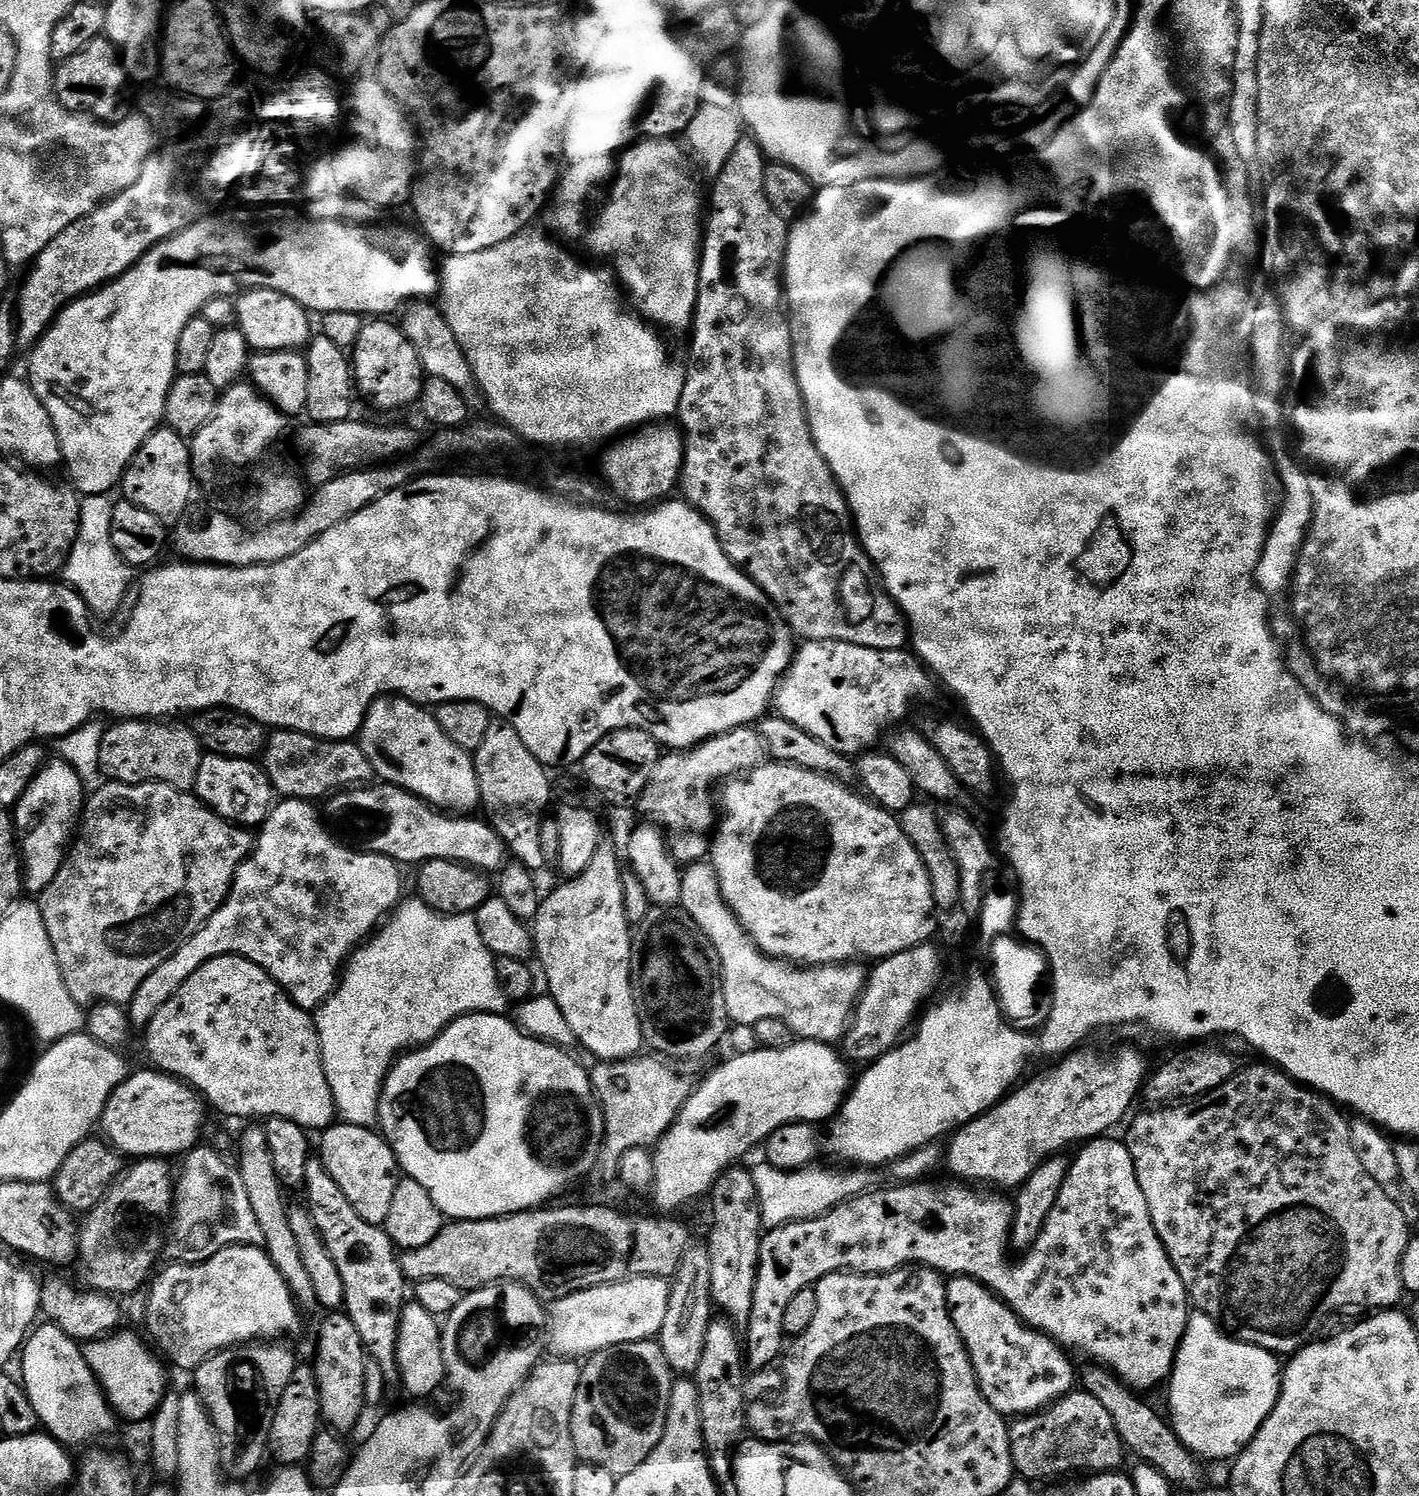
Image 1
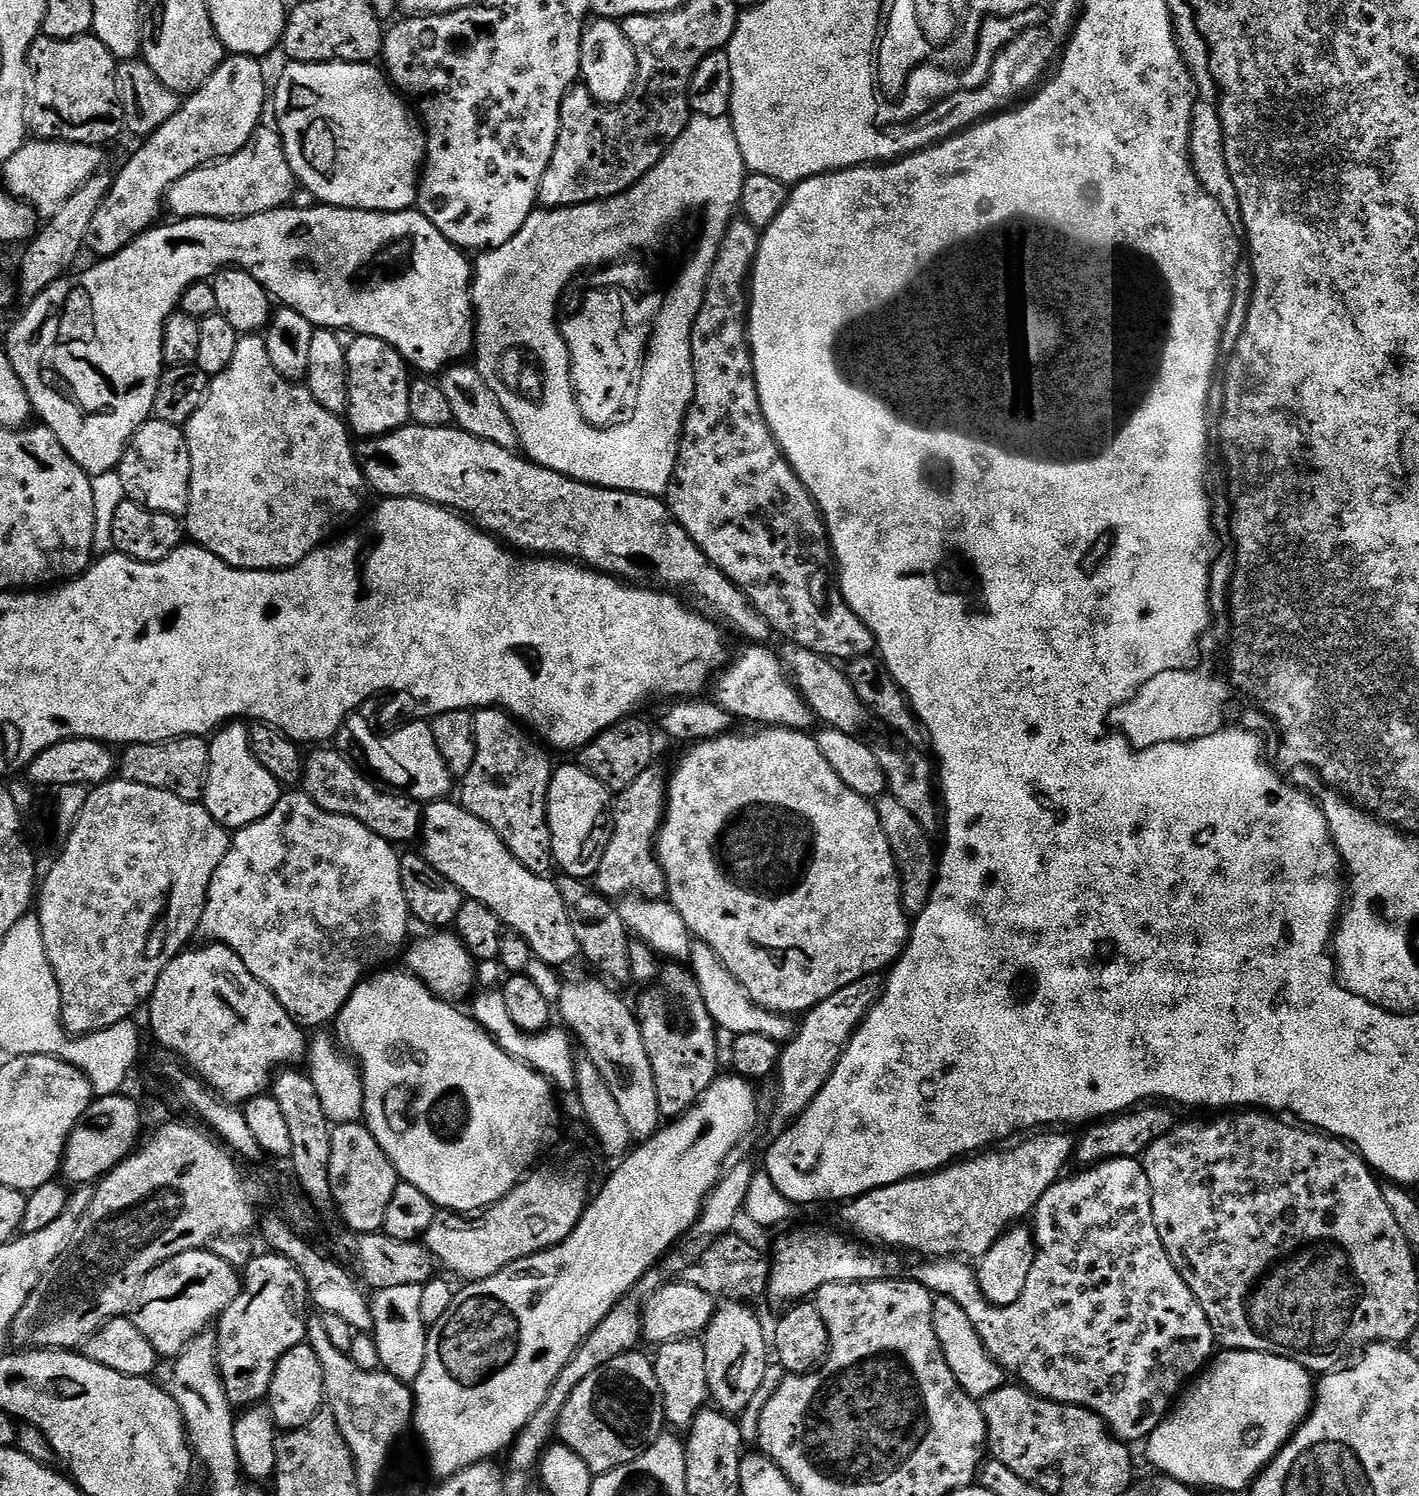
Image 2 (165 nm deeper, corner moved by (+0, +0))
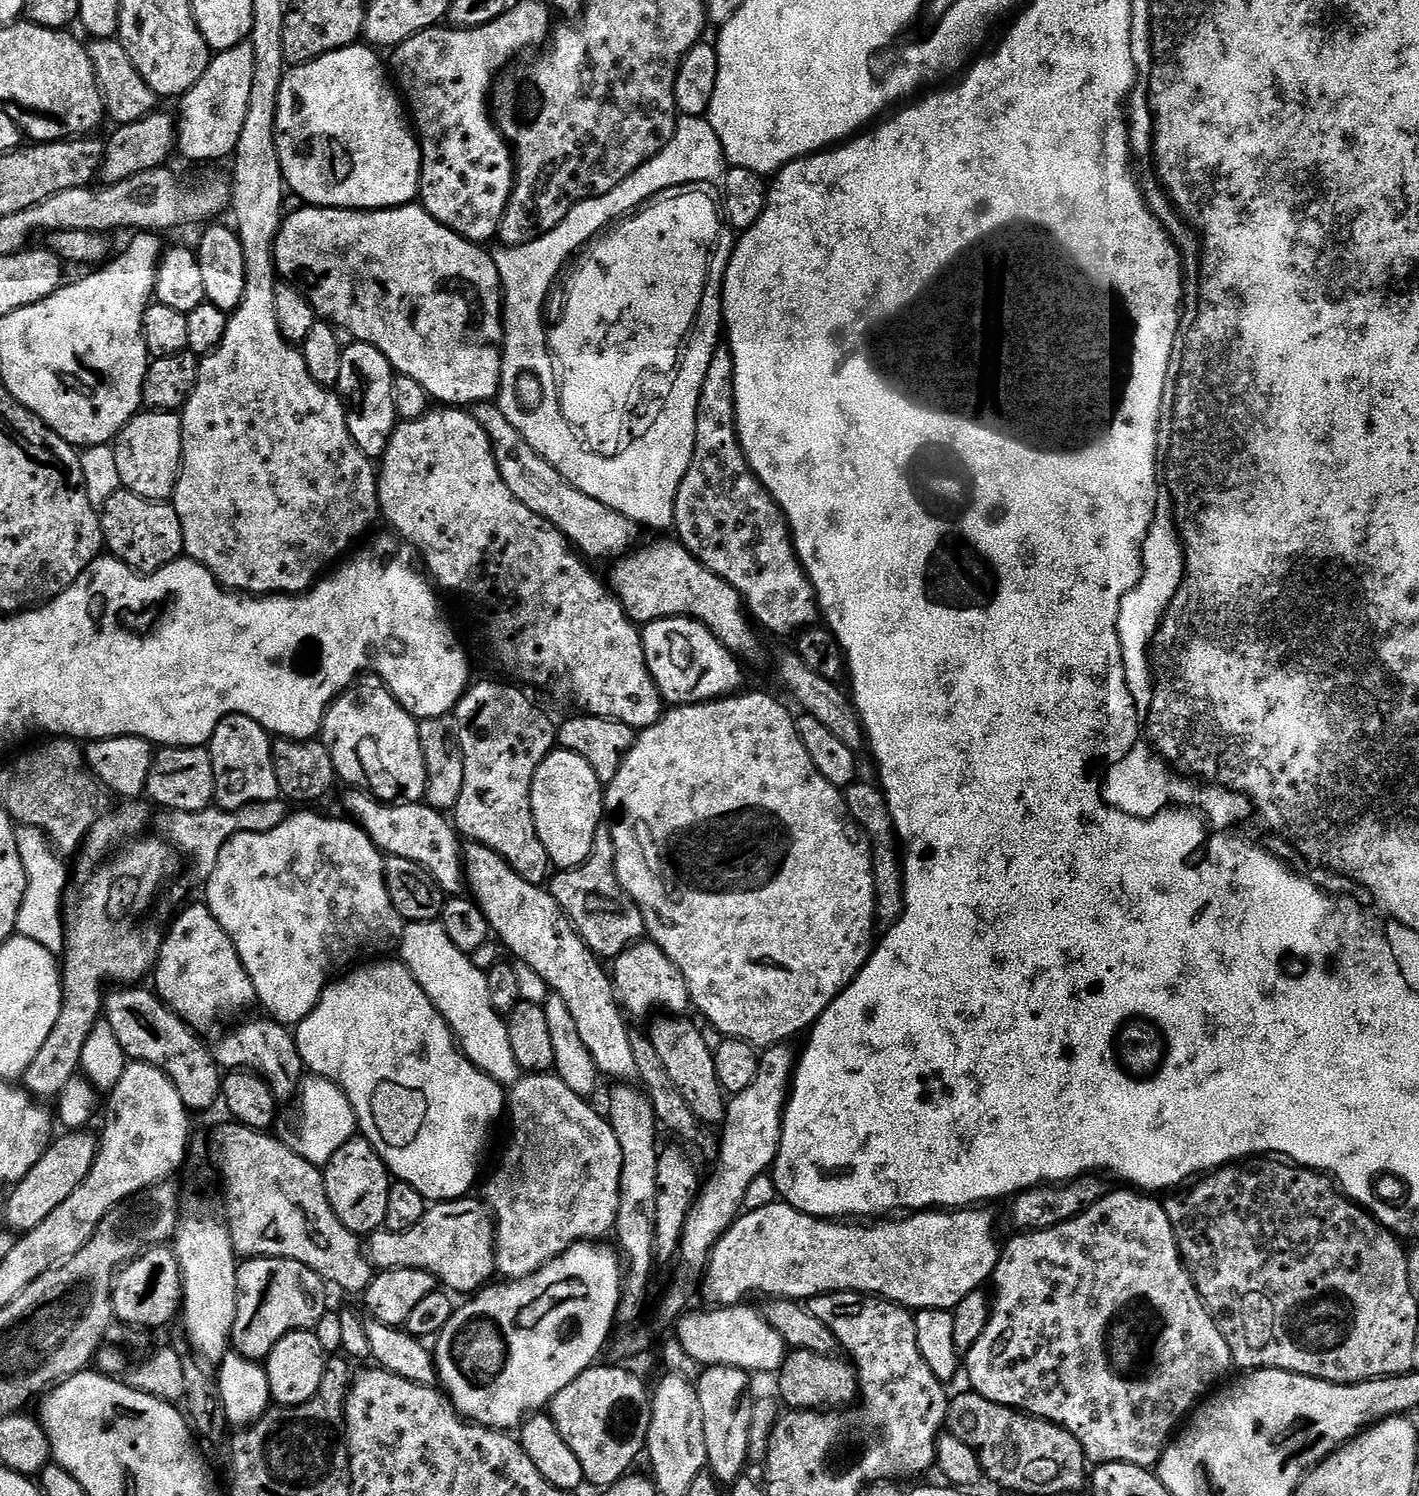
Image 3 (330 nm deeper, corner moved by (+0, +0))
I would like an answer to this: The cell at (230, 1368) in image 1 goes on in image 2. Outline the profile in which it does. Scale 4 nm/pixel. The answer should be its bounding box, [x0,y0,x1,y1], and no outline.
[216,1254,310,1410]

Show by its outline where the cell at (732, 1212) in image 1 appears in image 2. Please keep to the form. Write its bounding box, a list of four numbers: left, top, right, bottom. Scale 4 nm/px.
[702,1302,770,1418]

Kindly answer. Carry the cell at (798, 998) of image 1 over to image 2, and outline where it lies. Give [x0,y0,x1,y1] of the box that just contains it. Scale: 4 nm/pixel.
[690,943,797,1042]

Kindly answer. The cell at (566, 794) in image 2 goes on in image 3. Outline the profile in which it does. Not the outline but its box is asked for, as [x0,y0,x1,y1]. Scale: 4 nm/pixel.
[532,750,606,869]

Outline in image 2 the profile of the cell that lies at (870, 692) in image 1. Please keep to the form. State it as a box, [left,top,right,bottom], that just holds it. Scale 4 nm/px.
[714,646,814,732]

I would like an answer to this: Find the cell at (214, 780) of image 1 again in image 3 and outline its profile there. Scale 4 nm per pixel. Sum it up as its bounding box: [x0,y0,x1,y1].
[207,717,280,812]

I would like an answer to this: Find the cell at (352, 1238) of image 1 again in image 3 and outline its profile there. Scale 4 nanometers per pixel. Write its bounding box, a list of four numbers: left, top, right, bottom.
[214,1018,306,1101]

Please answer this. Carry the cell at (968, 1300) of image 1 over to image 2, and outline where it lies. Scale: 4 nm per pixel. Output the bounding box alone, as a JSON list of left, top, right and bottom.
[932,1296,1006,1402]

